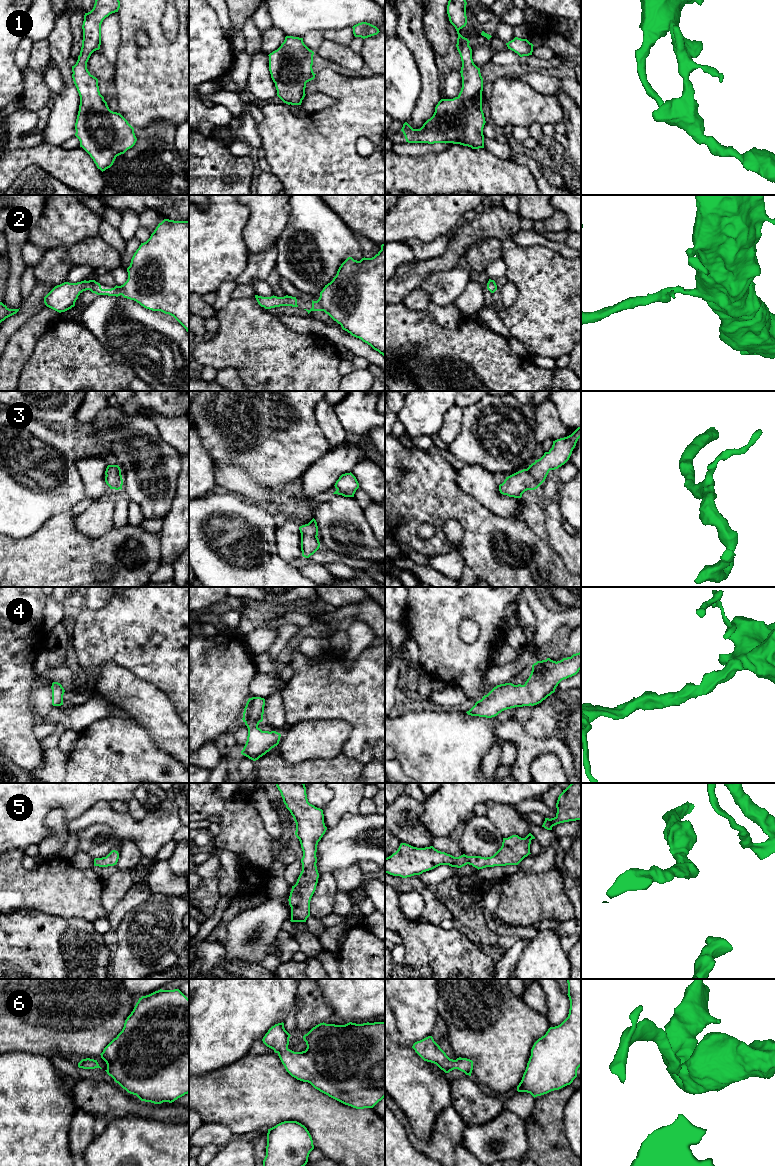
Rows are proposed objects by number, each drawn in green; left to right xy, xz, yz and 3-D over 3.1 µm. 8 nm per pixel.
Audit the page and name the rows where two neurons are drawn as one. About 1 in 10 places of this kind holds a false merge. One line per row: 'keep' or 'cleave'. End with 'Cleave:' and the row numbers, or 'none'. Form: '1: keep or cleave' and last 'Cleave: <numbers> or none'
1: keep
2: keep
3: keep
4: keep
5: keep
6: keep
Cleave: none

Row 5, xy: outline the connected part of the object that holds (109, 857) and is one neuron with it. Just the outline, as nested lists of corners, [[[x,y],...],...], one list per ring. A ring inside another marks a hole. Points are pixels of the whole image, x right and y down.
[[[112,850],[106,857],[95,858],[94,866],[108,867],[117,864],[119,859],[119,853],[116,850]]]

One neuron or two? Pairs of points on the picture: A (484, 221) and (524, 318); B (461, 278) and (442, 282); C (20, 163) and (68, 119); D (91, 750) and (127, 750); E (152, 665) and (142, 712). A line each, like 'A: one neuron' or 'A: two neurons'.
A: two neurons
B: one neuron
C: two neurons
D: one neuron
E: two neurons

